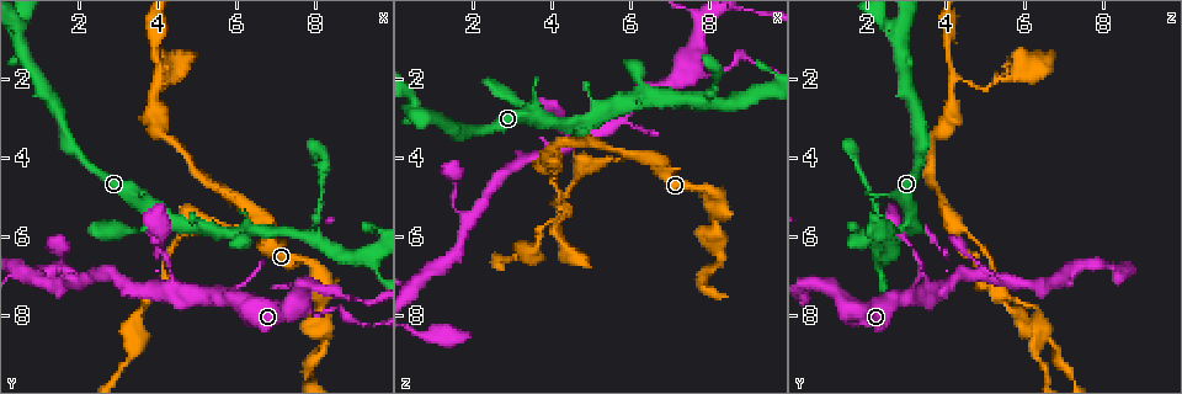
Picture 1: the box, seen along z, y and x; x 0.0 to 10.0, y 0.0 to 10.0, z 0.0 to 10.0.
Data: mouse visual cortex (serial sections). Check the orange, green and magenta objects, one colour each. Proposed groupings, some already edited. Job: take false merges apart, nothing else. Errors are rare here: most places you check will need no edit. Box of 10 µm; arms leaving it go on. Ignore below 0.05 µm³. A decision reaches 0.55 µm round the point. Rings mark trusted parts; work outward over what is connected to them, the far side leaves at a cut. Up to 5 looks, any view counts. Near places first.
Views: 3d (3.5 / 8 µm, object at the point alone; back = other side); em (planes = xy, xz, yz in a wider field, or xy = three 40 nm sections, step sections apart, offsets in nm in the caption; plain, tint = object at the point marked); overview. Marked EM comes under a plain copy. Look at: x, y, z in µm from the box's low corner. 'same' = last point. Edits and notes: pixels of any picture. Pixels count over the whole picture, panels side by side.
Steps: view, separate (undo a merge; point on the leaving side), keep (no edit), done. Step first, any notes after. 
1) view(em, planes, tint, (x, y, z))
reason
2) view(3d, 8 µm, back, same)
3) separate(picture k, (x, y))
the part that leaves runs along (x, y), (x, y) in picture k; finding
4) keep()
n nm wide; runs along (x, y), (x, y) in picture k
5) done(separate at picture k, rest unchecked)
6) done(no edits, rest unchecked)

view(3d, 3.5 µm, back, (1.95, 7.10, 5.60))
side arm on a straight run

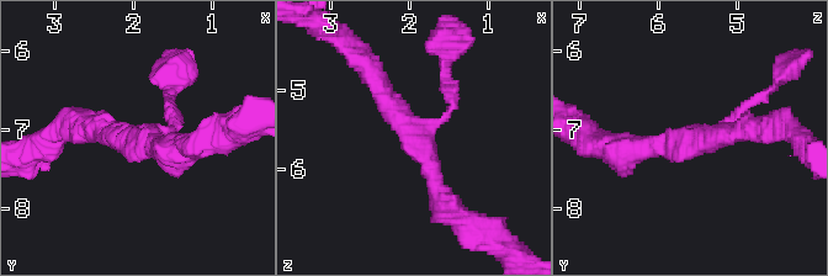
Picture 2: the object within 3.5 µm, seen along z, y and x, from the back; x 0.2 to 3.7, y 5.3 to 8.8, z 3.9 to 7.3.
keep()
runs along (369, 69), (429, 152), (444, 202) in picture 2; all the same cell

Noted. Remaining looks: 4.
view(3d, 8 µm, (6.50, 5.40, 4.00))
three-way junction

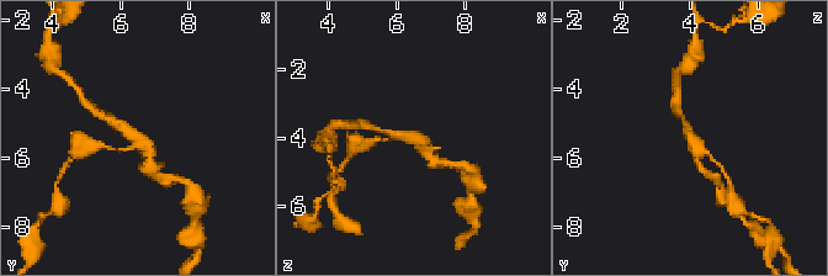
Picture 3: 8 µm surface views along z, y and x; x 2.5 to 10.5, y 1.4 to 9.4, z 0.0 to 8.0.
view(em, planes, tint, same)
3 arms; arms of 100, 150, 200 nm; now the EM

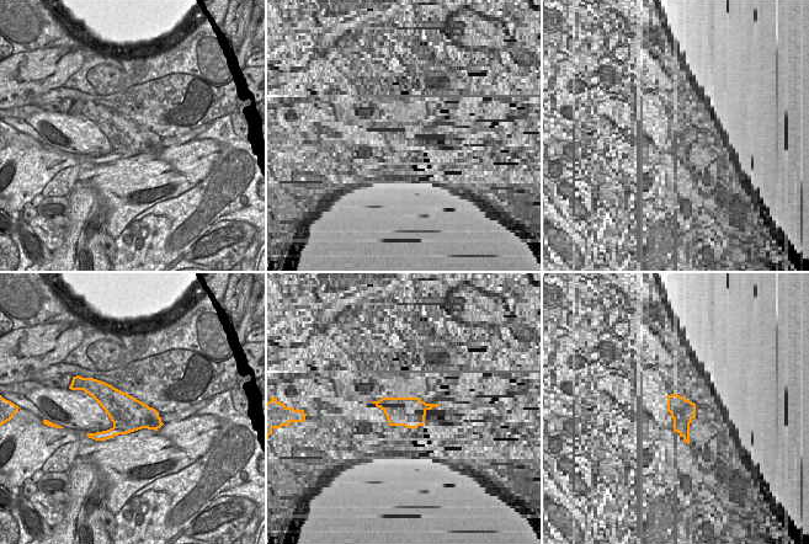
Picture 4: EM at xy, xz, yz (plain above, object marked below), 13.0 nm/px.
keep()
runs along (150, 169), (143, 141), (110, 121) in picture 3; one cell here

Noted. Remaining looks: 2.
done(no edits, rest unchecked)

